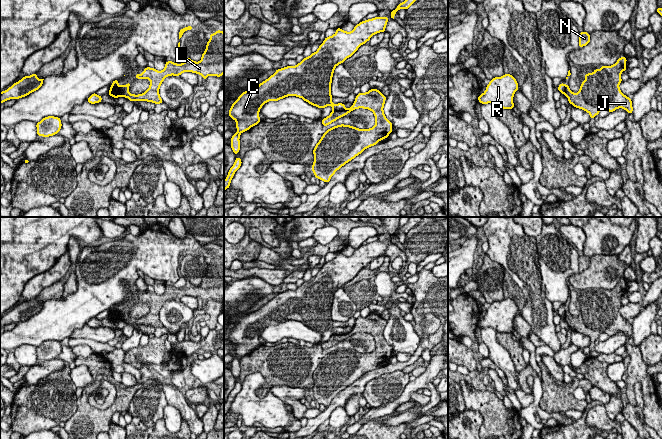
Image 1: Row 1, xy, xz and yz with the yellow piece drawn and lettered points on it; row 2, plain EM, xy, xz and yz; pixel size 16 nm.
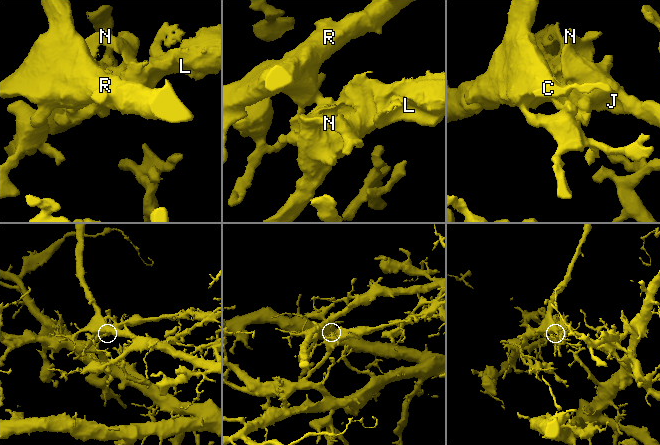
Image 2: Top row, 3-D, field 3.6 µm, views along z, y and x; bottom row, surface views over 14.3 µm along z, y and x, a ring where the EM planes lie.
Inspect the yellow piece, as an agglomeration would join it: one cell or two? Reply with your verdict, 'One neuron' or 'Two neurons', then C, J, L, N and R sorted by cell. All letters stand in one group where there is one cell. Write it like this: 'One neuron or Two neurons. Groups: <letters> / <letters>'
Two neurons. Groups: C R / J L N

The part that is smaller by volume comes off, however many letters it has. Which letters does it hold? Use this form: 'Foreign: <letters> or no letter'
Foreign: J, L, N

